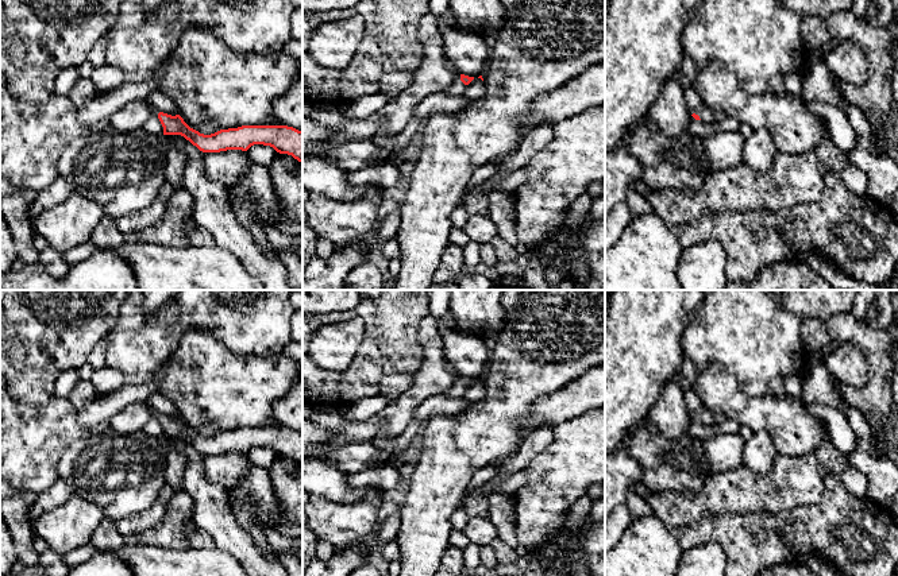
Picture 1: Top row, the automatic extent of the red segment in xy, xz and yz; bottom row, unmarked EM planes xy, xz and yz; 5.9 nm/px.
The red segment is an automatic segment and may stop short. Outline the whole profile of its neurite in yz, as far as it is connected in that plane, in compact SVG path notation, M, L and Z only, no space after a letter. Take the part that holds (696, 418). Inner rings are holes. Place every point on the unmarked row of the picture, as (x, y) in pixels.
M701 405L701 407L695 413L693 413L691 418L695 422L702 422L705 425L714 424L714 414L704 405Z

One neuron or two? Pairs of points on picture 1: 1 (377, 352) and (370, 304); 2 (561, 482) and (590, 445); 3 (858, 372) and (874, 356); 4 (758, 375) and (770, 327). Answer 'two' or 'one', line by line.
1: one
2: one
3: two
4: one

